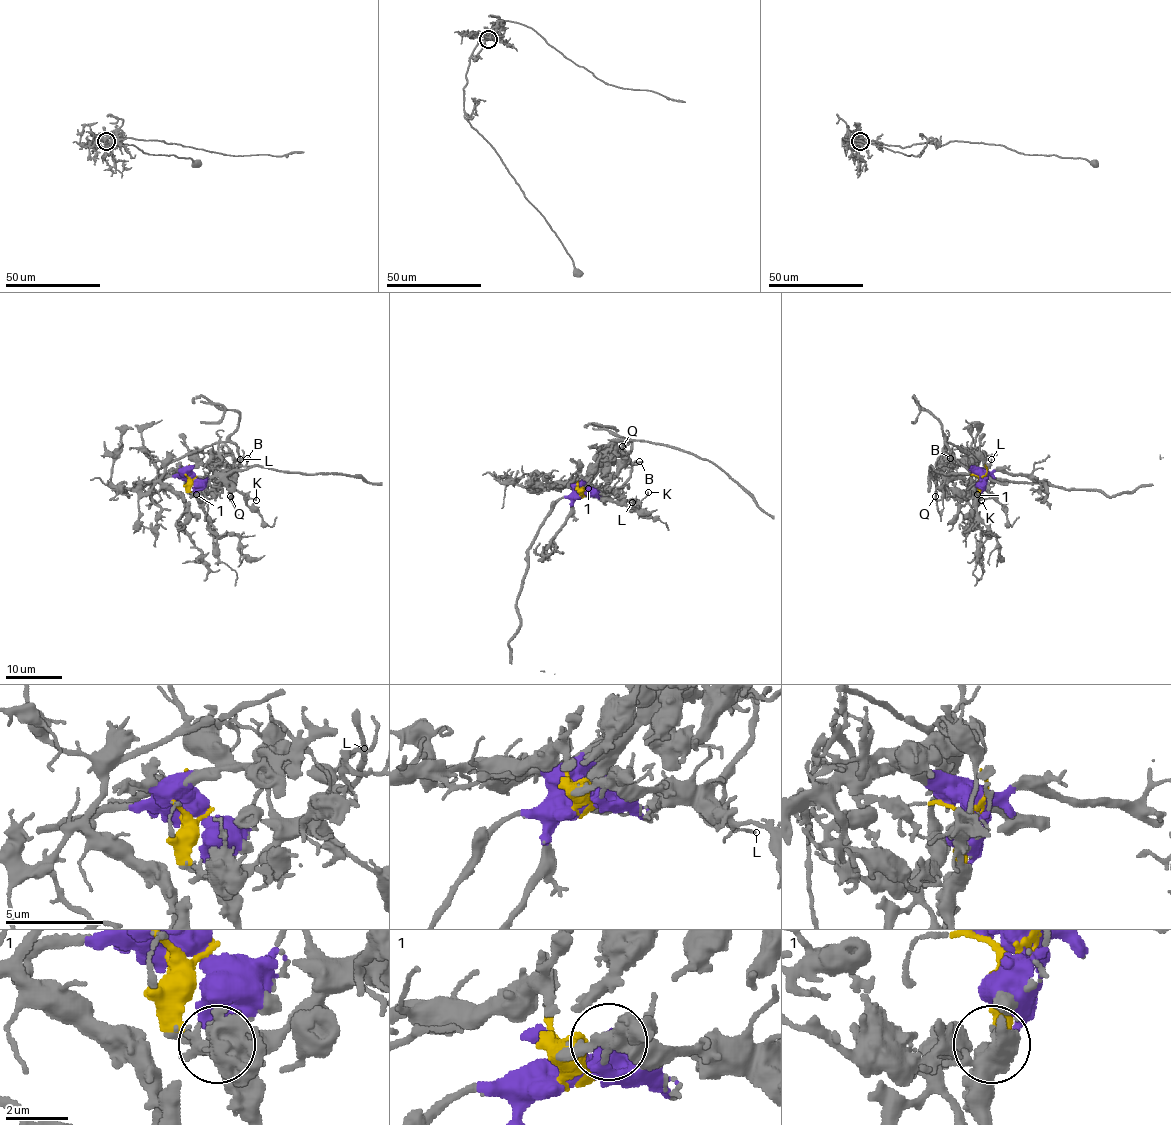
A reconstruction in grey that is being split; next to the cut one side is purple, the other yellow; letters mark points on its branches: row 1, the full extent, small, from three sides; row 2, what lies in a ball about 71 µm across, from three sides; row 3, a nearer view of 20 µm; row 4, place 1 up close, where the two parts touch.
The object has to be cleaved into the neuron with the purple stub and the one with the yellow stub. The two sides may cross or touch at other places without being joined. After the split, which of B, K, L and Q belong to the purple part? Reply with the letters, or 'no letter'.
B, Q

